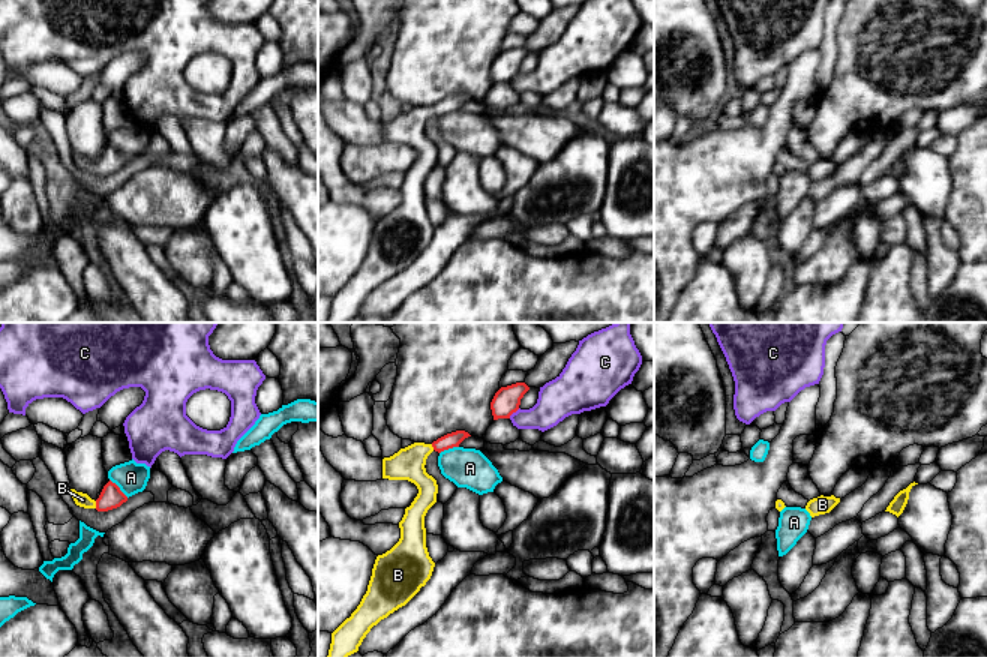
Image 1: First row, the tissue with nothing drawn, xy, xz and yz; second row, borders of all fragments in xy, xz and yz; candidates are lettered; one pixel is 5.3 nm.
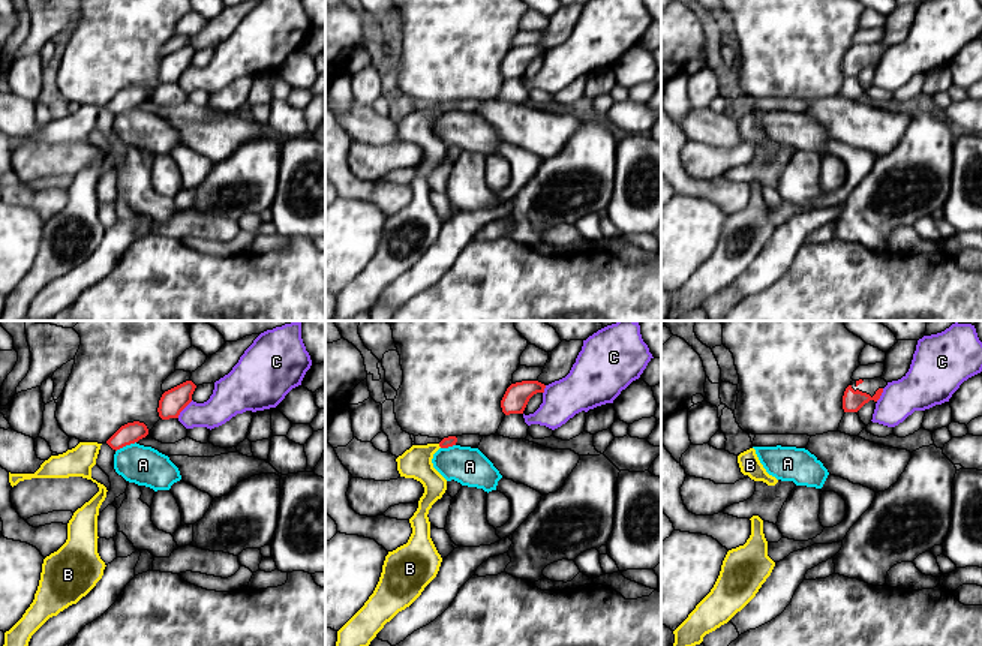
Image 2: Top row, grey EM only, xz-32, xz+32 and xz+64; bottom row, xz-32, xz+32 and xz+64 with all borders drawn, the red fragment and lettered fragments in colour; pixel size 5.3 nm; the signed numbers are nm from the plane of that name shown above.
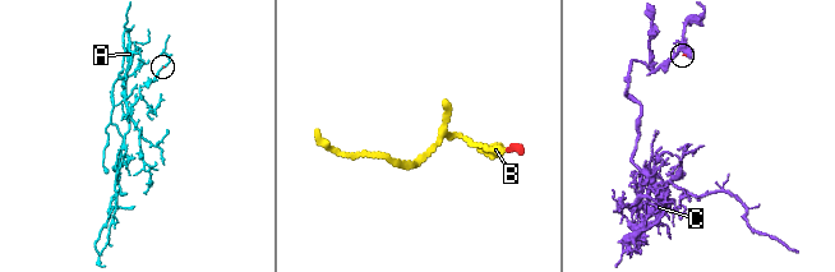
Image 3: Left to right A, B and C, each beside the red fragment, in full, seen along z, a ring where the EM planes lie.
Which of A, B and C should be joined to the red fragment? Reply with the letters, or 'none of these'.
B

